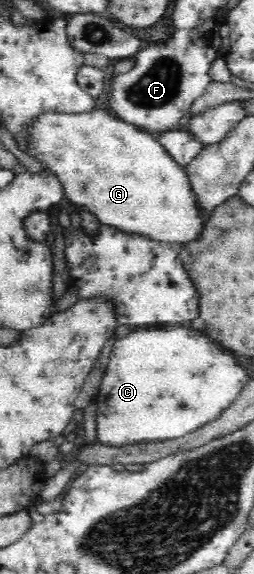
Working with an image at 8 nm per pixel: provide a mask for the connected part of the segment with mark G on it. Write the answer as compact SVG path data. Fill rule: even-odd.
M96 108L89 111L89 113L57 113L56 111L47 111L47 113L41 113L37 119L33 119L31 123L31 129L29 129L29 149L25 151L28 154L34 156L39 162L43 164L44 169L49 169L56 178L59 178L63 188L65 188L65 199L72 207L83 208L95 215L99 220L99 223L117 228L121 232L127 232L130 234L139 234L146 238L154 239L155 241L167 242L176 247L187 243L187 241L195 241L195 237L199 237L199 233L203 231L203 225L205 220L197 200L195 200L195 193L191 190L191 184L189 184L189 177L186 173L186 167L176 163L171 155L167 153L167 150L163 148L163 145L157 140L157 135L143 131L133 124L128 124L125 121L117 119L114 115L108 114L105 110Z

